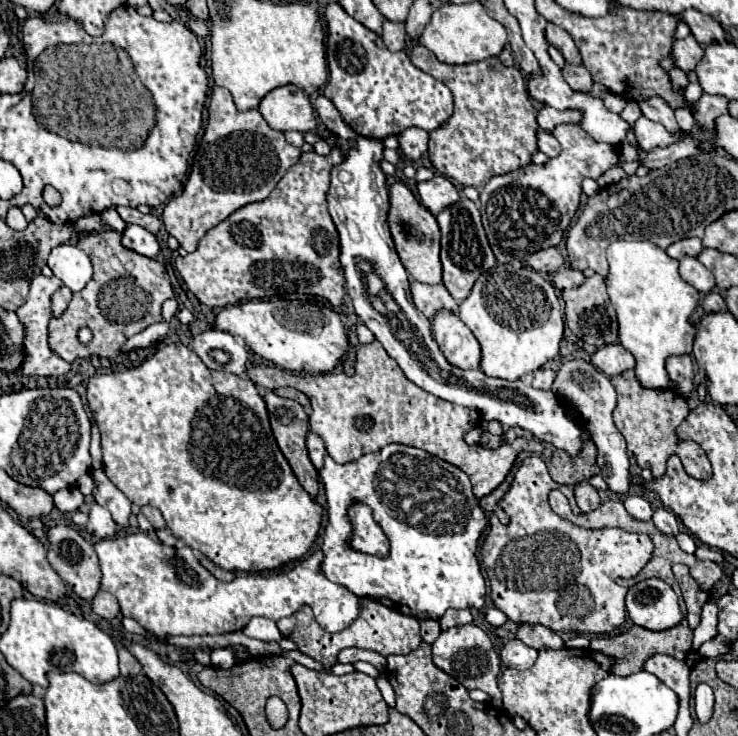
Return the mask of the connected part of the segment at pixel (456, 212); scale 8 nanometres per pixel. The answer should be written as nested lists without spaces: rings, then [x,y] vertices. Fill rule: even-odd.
[[[462,197],[458,203],[446,207],[438,217],[438,227],[442,233],[442,251],[440,251],[440,261],[442,261],[442,283],[446,285],[448,293],[456,299],[456,301],[464,301],[470,291],[474,281],[488,269],[492,269],[496,265],[494,253],[488,245],[482,221],[480,221],[480,211],[478,207]]]

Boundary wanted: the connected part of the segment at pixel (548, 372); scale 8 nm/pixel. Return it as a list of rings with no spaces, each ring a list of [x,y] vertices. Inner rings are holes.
[[[542,367],[542,369],[538,369],[538,371],[534,373],[532,387],[534,387],[534,389],[550,389],[554,377],[556,377],[556,373],[554,373],[550,367]]]

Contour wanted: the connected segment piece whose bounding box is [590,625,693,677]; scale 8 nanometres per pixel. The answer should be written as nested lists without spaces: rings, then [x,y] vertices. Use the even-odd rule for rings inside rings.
[[[632,627],[630,631],[626,633],[620,633],[616,637],[594,637],[592,639],[592,645],[590,649],[592,651],[600,651],[602,655],[606,657],[612,657],[614,659],[614,665],[612,665],[612,673],[614,675],[630,675],[630,673],[636,673],[640,671],[640,663],[644,663],[648,657],[656,655],[656,653],[664,653],[664,655],[670,655],[674,659],[685,660],[688,651],[691,649],[693,639],[693,630],[688,627],[672,627],[672,629],[666,629],[666,631],[648,631],[648,629],[642,629],[642,627]]]

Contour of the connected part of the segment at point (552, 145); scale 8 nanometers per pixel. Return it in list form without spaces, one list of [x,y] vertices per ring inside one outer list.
[[[538,131],[538,147],[540,147],[540,151],[546,153],[548,157],[556,157],[556,155],[562,151],[560,143],[558,143],[558,141],[554,139],[554,135],[548,133],[548,131]]]

